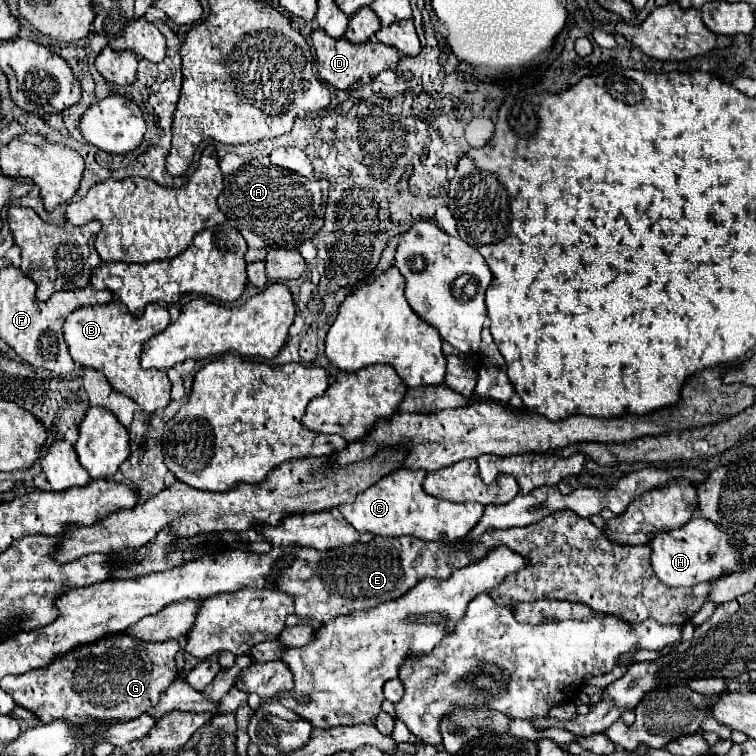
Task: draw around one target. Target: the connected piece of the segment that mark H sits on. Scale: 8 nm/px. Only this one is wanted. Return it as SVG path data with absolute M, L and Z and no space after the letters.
M694 515L684 527L674 531L664 531L664 535L656 535L648 545L652 547L650 565L656 573L656 577L668 585L668 587L694 587L702 581L712 581L724 573L734 573L750 567L752 557L746 555L742 549L732 547L730 541L732 535L720 531L714 523L708 523L708 519L702 519L700 515Z

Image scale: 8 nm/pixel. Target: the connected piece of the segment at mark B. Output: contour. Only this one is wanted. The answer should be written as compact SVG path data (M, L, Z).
M112 301L104 307L80 307L80 311L74 311L64 323L64 341L74 363L102 371L118 393L134 399L146 413L154 413L168 407L172 385L166 371L140 367L140 349L146 339L162 333L168 325L170 315L162 305L150 303L142 317L132 317L120 301Z

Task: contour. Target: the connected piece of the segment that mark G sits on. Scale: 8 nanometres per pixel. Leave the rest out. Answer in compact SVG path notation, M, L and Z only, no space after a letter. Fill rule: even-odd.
M128 635L102 639L96 645L82 645L72 649L56 663L48 667L28 671L22 675L6 675L2 679L2 689L12 695L14 703L34 713L42 723L52 723L56 719L64 719L70 723L88 723L92 721L130 721L140 717L148 707L156 705L162 691L170 687L176 679L176 663L174 657L180 651L178 641L164 641L164 643L140 643L138 639L128 639Z

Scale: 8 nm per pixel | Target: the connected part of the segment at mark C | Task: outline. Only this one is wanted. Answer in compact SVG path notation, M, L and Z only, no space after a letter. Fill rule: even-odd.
M398 469L382 477L364 493L360 493L354 503L340 505L338 509L346 517L346 521L362 533L372 533L382 537L410 535L422 541L444 541L444 543L454 543L466 537L480 521L484 507L474 501L452 503L432 497L422 489L422 479L424 471Z

